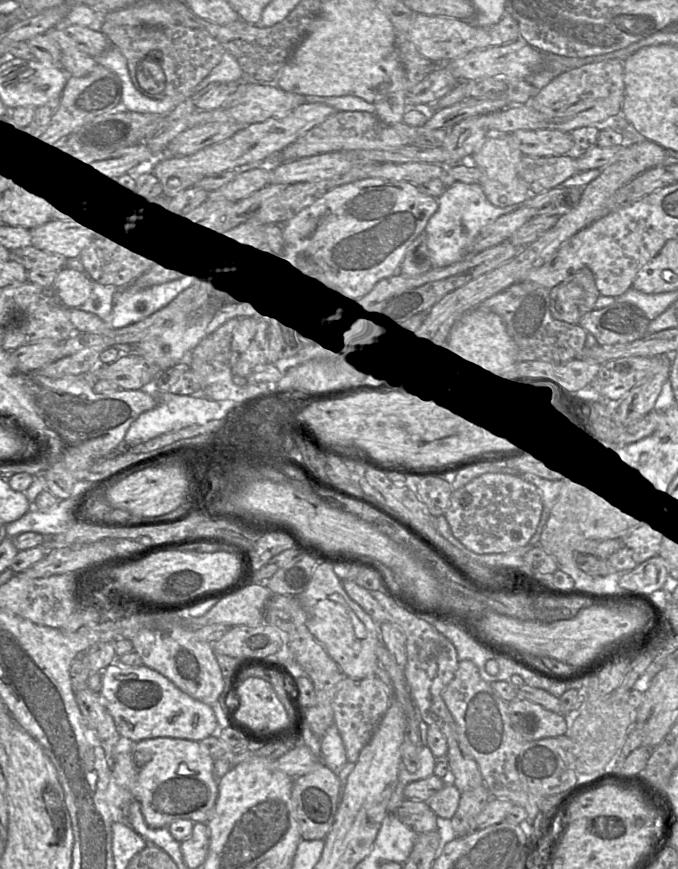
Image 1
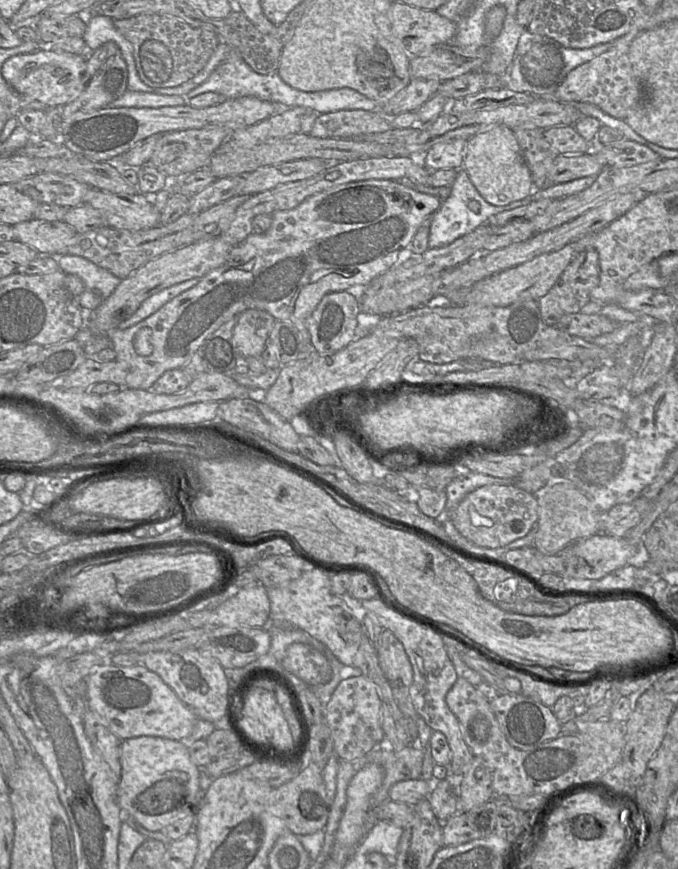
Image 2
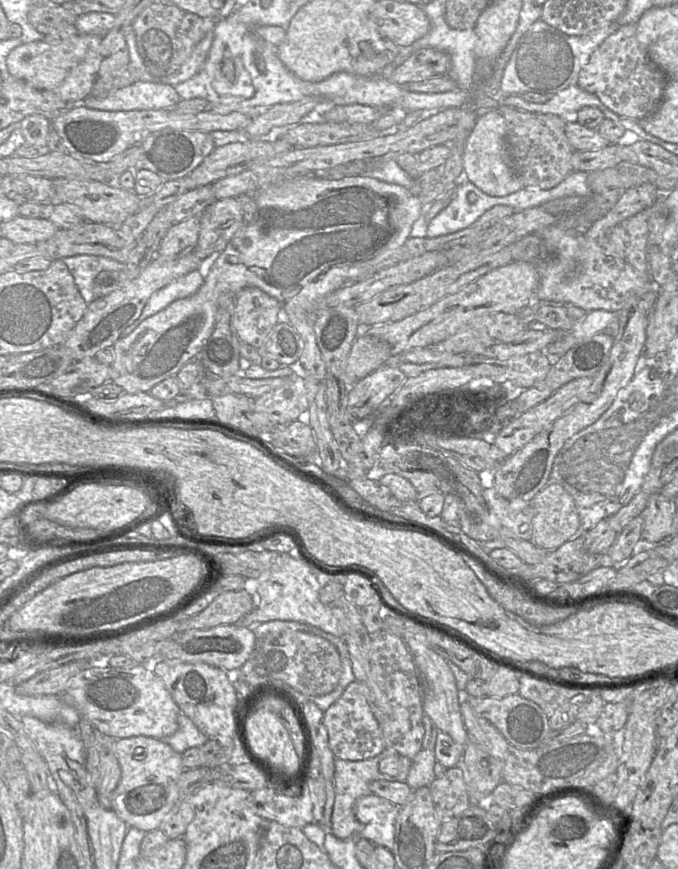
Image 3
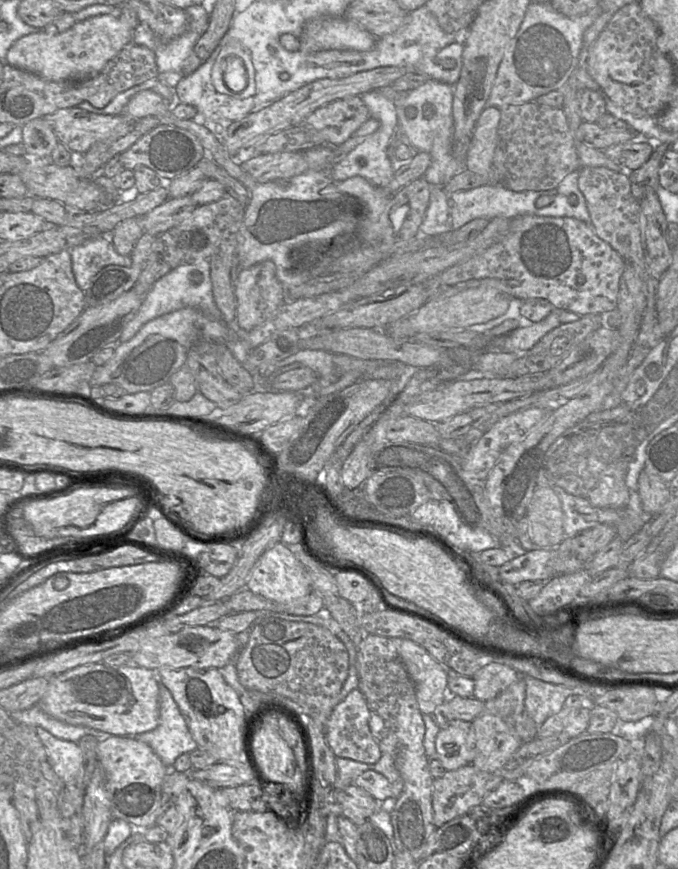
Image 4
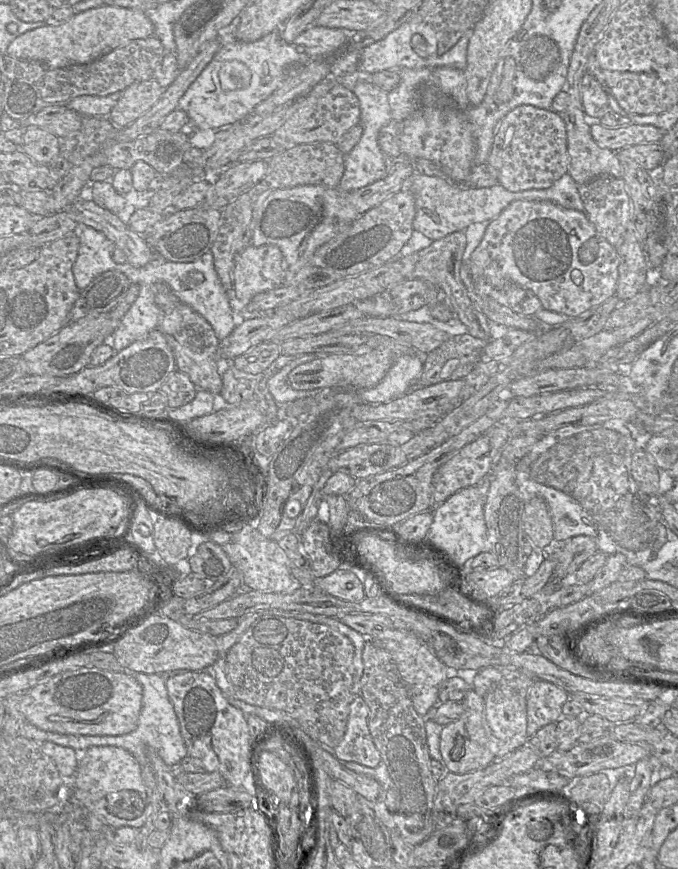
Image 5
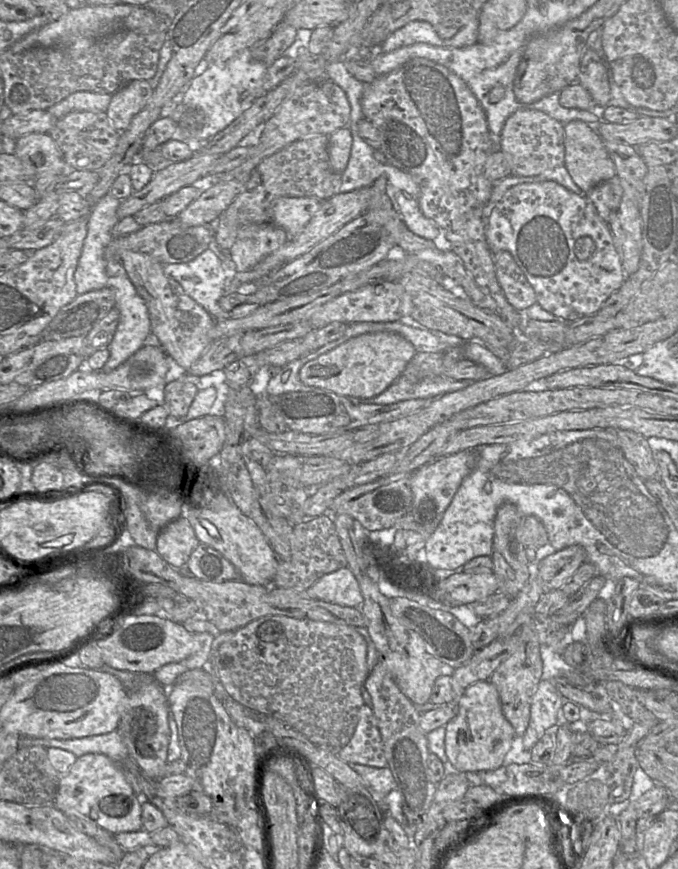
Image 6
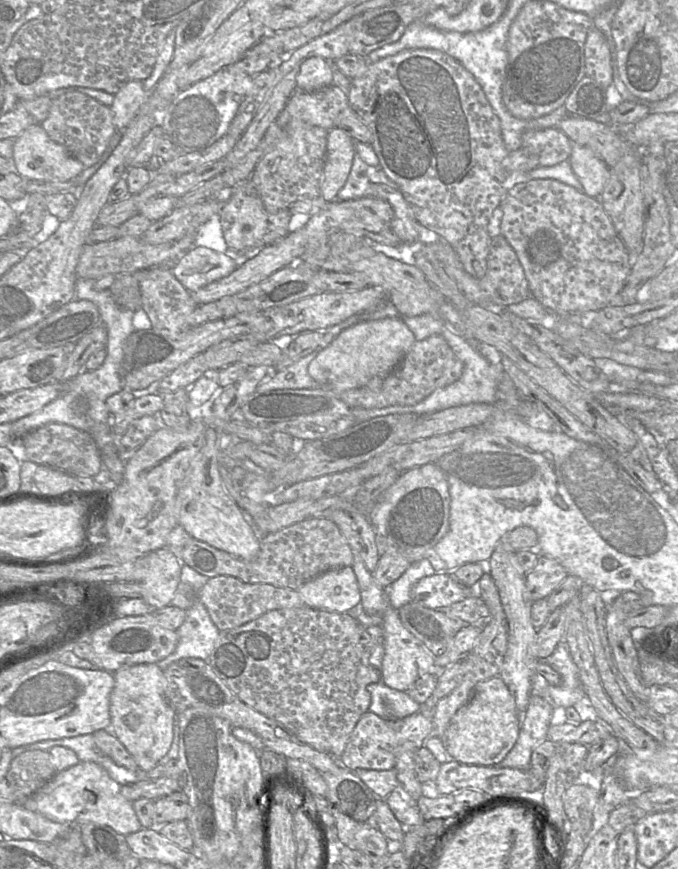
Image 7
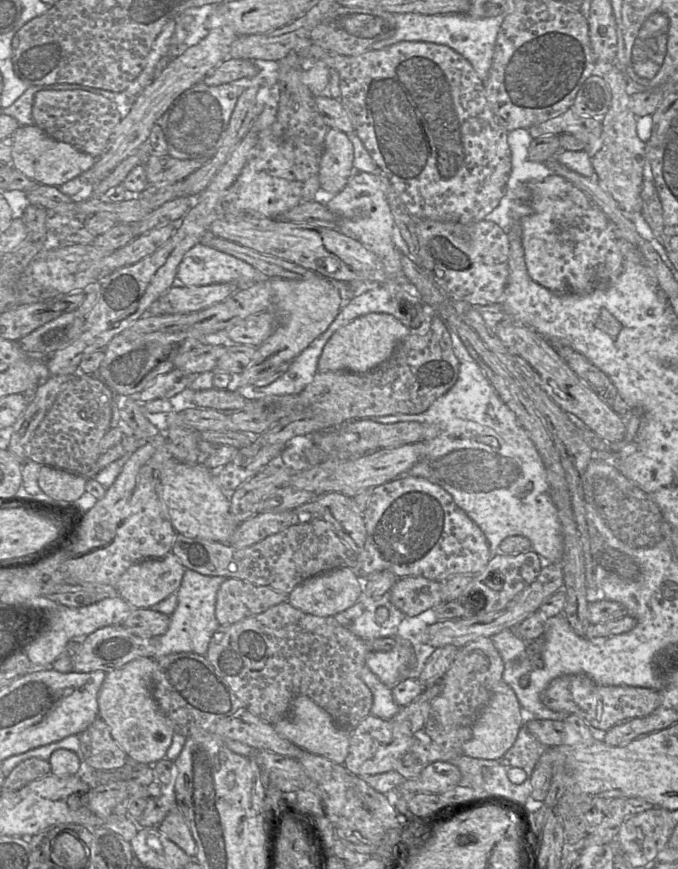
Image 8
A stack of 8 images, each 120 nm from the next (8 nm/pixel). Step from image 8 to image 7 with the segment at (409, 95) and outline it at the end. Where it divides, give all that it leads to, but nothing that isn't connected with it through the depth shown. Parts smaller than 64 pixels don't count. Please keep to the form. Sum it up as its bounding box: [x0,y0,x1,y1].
[347,49,509,279]

